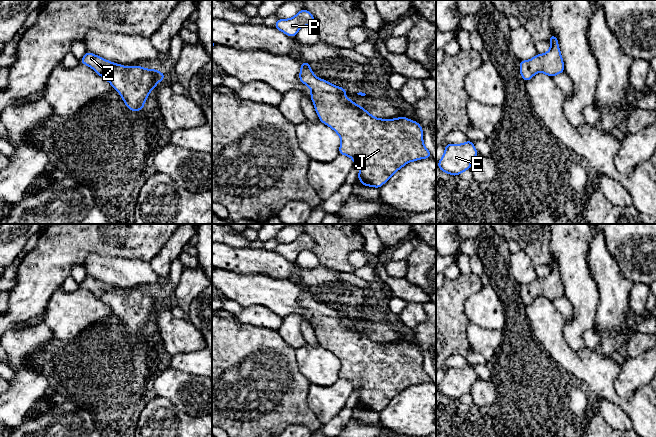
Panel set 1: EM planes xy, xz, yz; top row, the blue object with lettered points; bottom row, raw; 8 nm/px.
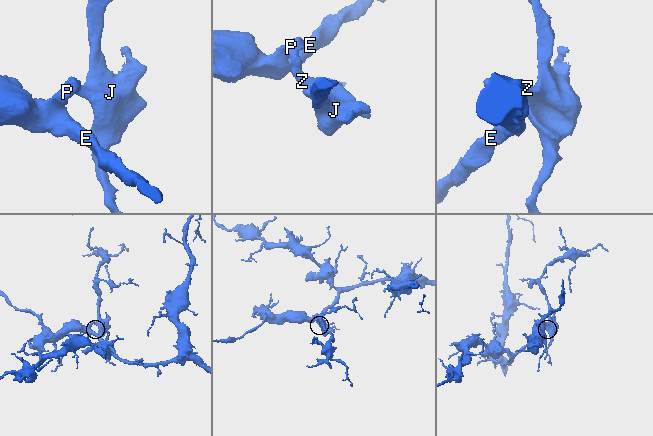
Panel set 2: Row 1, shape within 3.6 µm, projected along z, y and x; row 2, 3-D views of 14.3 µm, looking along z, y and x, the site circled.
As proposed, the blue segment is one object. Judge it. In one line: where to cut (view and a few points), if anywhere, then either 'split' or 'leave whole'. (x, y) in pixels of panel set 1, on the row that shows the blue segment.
cut none; leave whole

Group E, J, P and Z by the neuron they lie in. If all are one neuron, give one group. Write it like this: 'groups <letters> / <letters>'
groups E J P Z

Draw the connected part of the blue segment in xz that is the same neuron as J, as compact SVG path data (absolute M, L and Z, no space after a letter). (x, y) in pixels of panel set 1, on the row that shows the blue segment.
M301 61L299 80L310 87L310 97L320 121L339 135L339 154L351 157L354 165L360 167L358 180L362 185L381 188L408 162L432 157L424 146L423 130L418 122L403 116L396 119L379 119L372 116L363 107L344 96L348 93L346 89L316 77L310 69L310 63Z

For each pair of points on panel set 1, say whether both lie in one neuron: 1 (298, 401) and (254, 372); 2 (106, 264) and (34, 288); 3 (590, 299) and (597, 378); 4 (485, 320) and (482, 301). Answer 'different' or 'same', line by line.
1: same
2: different
3: different
4: same

